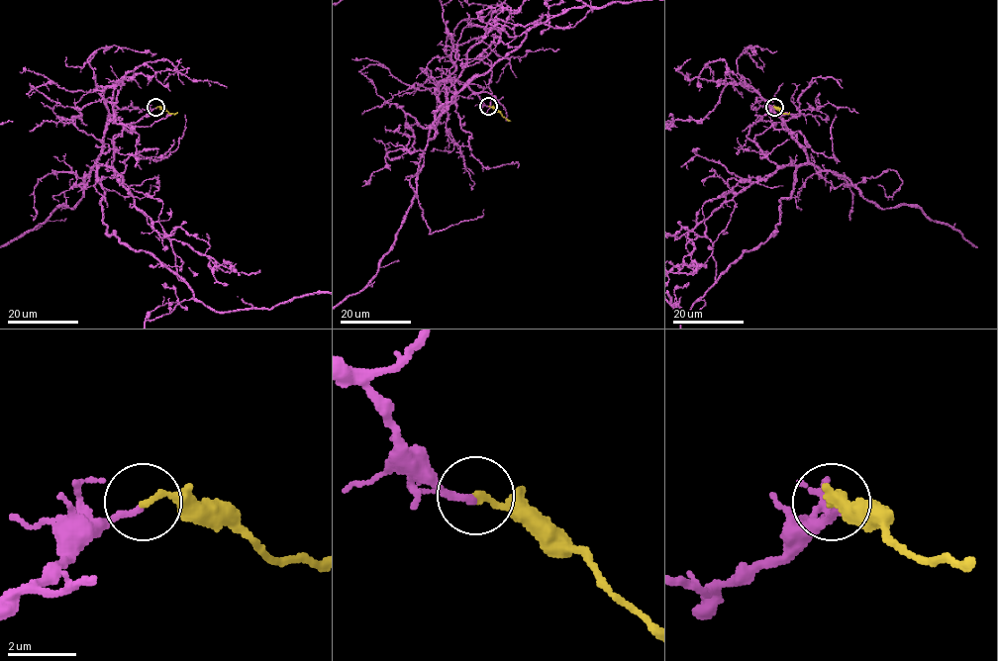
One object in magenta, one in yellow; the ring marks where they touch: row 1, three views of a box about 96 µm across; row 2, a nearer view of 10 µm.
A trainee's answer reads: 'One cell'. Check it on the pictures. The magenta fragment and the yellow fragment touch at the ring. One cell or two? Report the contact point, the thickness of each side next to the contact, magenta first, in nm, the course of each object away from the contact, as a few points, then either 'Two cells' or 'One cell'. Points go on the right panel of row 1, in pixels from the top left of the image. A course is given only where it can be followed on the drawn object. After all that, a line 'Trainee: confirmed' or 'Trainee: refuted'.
Place: (774, 107). Thickness 190 nm (magenta) against 180 nm. Course of yellow: (774, 108), (783, 113), (789, 112). One cell
Trainee: confirmed

